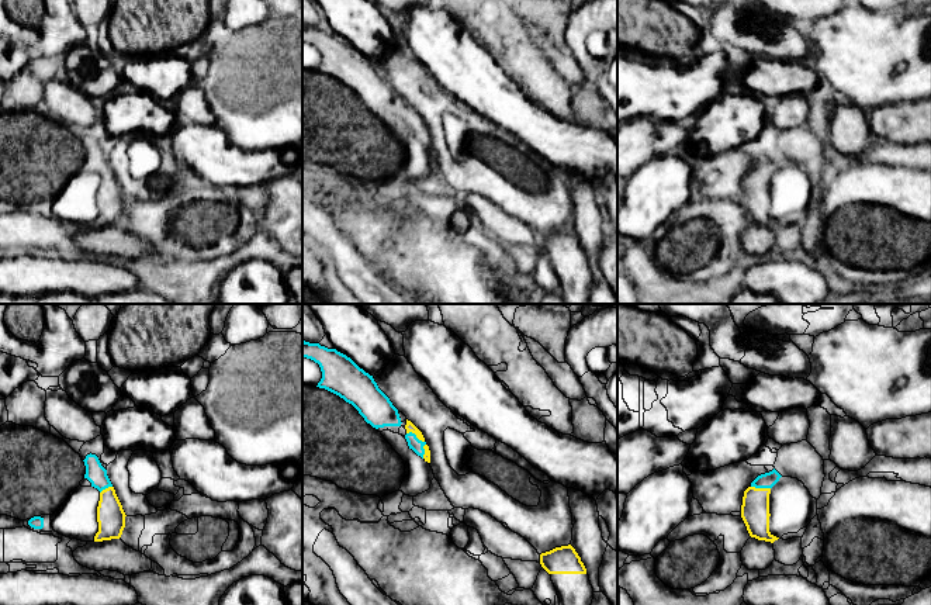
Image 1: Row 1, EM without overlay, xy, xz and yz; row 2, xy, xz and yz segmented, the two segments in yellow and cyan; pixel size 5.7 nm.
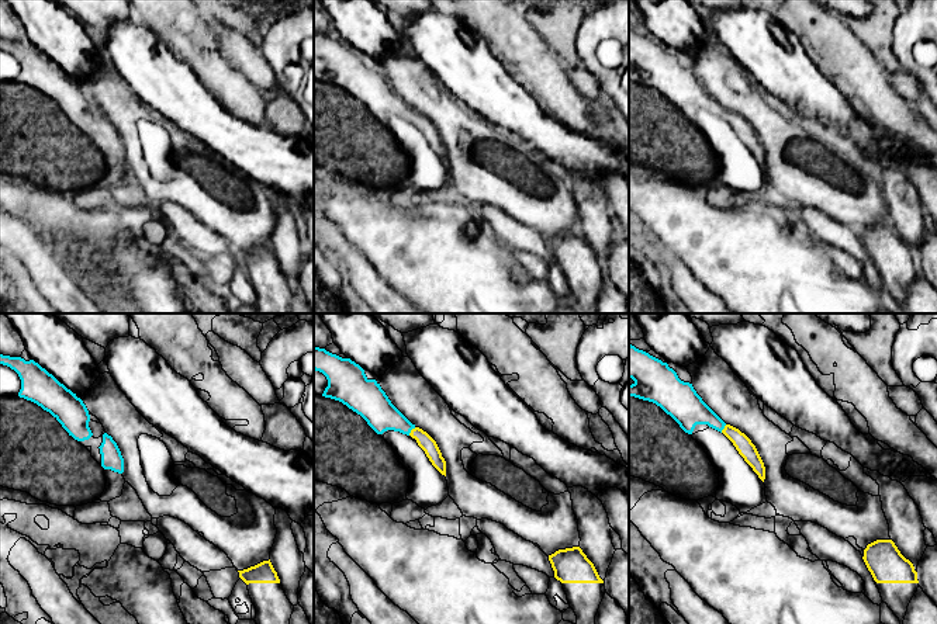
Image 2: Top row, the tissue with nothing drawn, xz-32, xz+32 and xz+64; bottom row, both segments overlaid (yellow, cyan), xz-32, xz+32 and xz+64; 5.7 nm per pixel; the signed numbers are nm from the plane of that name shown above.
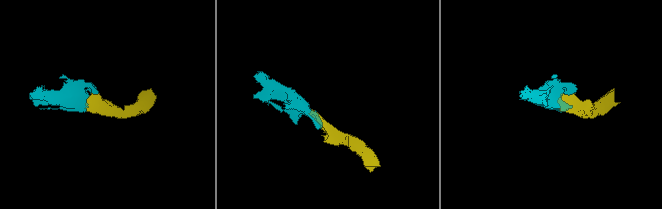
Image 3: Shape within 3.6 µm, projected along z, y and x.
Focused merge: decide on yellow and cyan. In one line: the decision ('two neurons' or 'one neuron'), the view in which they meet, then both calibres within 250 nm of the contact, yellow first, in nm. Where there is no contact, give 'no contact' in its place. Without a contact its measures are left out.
one neuron | xz | 60/70 nm

